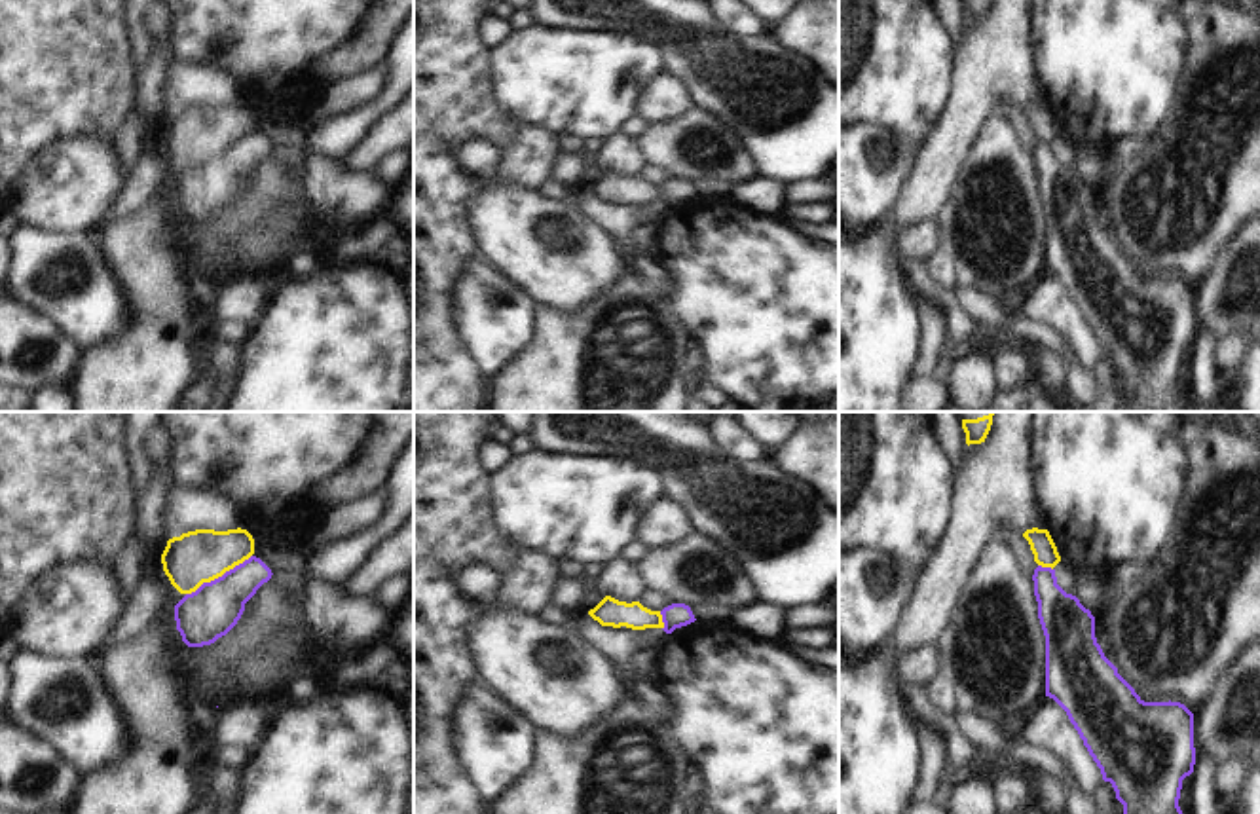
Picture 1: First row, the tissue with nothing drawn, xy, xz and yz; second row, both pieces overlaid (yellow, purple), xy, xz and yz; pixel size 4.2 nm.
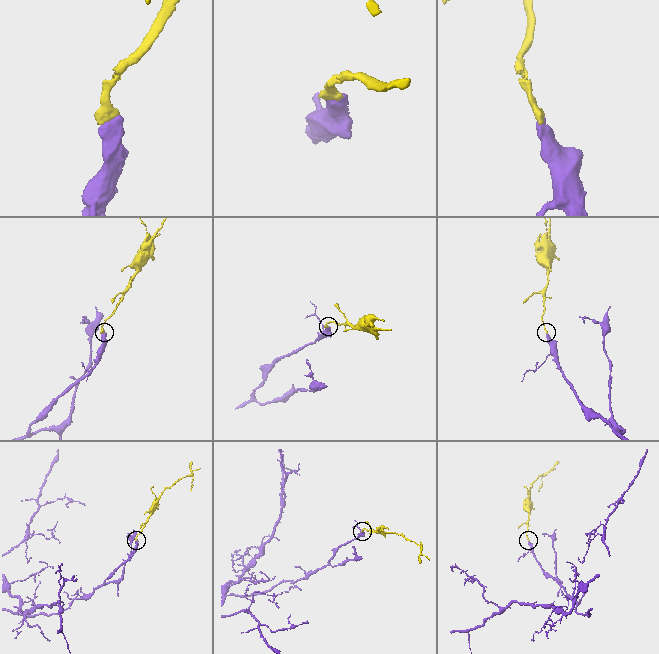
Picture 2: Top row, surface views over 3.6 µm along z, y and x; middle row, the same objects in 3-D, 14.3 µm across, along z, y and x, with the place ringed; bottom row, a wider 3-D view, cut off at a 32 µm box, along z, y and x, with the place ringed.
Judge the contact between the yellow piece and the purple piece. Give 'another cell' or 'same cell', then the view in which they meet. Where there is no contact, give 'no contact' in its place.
another cell | xy

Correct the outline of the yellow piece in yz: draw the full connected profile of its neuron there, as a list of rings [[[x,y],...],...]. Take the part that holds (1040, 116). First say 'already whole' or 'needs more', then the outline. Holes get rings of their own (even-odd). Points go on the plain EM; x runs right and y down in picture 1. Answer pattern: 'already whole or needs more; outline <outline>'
already whole; outline [[[1027,104],[1023,112],[1028,116],[1034,137],[1042,142],[1055,142],[1061,137],[1057,121],[1047,104]]]

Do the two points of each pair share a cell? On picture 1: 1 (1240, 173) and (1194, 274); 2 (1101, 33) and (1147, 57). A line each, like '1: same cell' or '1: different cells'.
1: same cell
2: same cell

